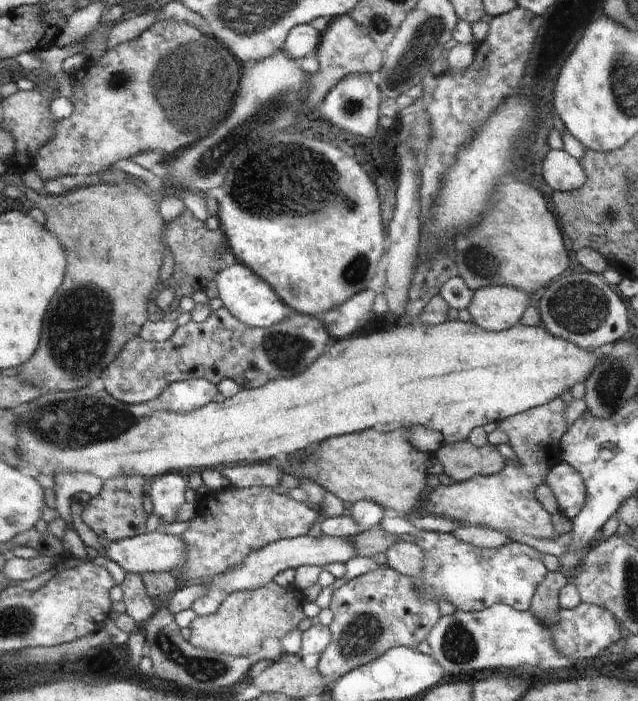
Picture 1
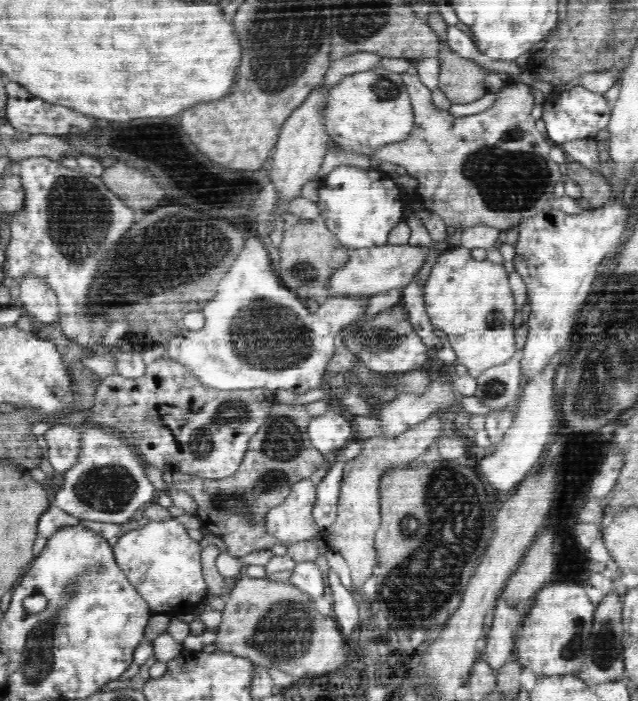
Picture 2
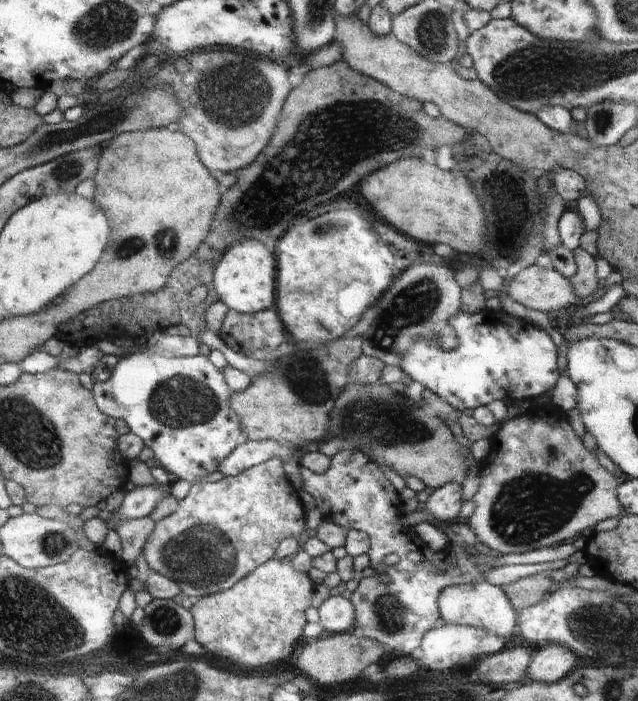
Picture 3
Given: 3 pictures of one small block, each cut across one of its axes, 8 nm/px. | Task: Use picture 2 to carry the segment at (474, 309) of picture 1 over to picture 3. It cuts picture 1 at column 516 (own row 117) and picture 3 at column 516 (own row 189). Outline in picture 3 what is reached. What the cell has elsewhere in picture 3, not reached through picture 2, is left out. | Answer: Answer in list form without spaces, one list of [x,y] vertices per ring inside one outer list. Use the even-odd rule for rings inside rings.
[[[534,264],[508,284],[508,295],[530,310],[547,313],[574,304],[572,289],[570,280],[559,271]]]

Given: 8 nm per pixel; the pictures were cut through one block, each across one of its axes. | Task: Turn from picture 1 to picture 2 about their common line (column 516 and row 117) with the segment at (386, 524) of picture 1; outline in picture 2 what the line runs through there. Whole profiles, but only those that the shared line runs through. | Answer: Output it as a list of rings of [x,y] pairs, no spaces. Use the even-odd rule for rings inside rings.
[[[579,85],[572,87],[572,90],[560,91],[558,96],[552,94],[552,98],[548,97],[543,104],[542,119],[547,128],[547,136],[557,146],[570,140],[594,138],[600,130],[607,128],[611,107],[612,103],[604,96]]]

